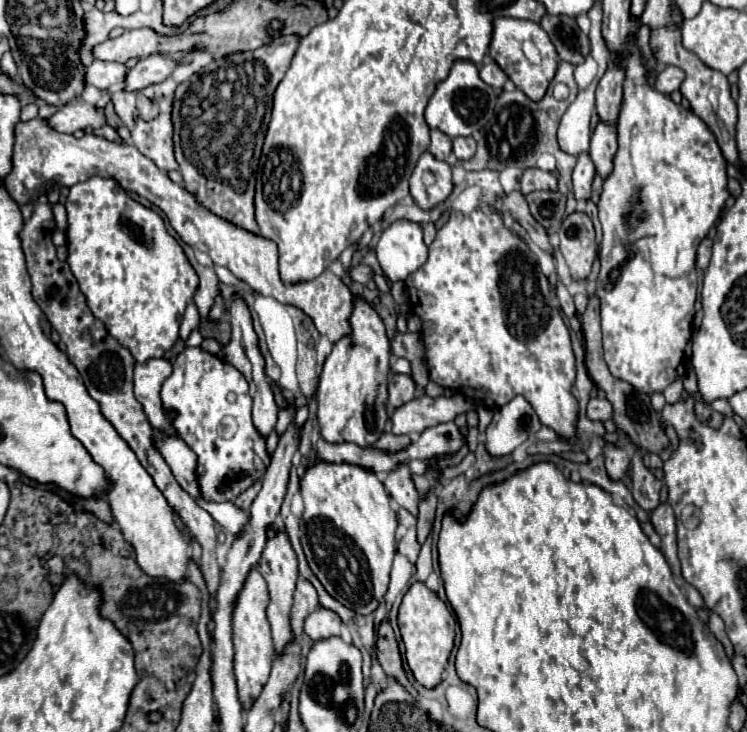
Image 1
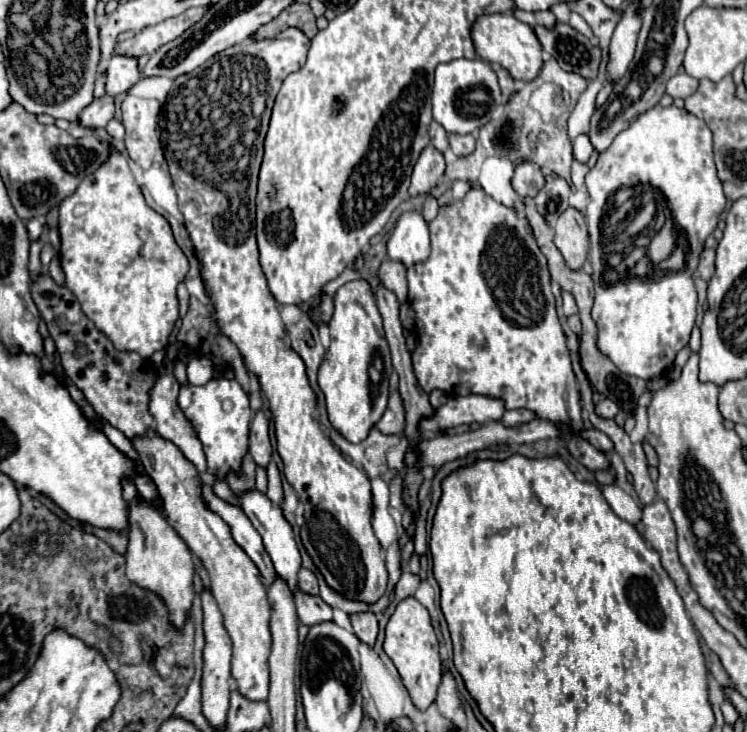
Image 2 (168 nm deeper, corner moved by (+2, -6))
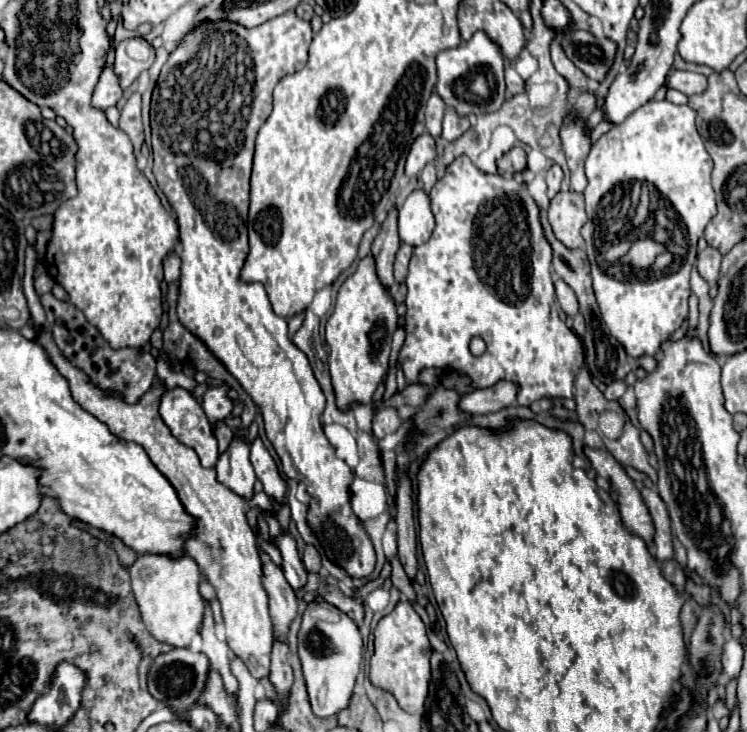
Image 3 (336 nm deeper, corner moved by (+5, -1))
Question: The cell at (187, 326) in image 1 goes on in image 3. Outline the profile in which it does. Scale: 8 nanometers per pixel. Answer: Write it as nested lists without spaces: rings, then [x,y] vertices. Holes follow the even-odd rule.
[[[172,252],[166,260],[164,260],[164,280],[168,282],[168,284],[172,284],[172,282],[178,282],[178,276],[180,276],[180,258]]]

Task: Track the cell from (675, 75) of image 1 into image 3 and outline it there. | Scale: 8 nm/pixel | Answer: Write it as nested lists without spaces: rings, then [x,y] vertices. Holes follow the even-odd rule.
[[[672,70],[668,74],[668,88],[674,88],[686,96],[702,94],[706,90],[706,76],[688,70]]]

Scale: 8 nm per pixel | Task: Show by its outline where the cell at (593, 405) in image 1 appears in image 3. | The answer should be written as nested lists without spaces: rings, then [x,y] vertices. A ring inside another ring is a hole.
[[[612,382],[606,390],[604,390],[604,396],[606,400],[618,400],[626,390],[626,384],[624,382]]]

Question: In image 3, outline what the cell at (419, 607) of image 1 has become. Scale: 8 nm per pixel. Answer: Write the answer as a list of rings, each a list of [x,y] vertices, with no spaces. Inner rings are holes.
[[[400,600],[374,630],[374,654],[370,660],[372,684],[392,692],[406,712],[422,712],[430,684],[430,652],[432,646],[420,614],[408,600]]]

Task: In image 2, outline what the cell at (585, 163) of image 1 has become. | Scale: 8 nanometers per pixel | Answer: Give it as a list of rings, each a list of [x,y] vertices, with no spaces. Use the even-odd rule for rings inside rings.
[[[577,135],[573,139],[573,155],[581,161],[581,163],[587,163],[589,157],[593,153],[593,145],[589,141],[589,135]]]

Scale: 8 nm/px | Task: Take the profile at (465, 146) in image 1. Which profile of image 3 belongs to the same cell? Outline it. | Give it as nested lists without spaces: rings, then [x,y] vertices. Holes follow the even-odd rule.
[[[446,110],[446,116],[444,116],[444,132],[442,132],[442,138],[446,138],[448,142],[454,142],[458,136],[462,136],[466,130],[470,128],[470,122],[468,118],[464,116],[458,116],[454,110]]]

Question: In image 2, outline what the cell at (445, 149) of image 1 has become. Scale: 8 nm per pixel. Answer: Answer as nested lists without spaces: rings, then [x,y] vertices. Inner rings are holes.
[[[431,121],[431,125],[429,125],[429,137],[431,137],[431,143],[433,143],[439,151],[445,151],[445,149],[449,147],[447,131],[445,131],[437,121]]]

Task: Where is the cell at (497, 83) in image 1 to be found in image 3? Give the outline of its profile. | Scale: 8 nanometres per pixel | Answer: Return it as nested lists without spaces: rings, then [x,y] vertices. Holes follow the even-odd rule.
[[[506,64],[506,90],[510,94],[520,94],[524,90],[524,80],[518,76],[512,64]]]

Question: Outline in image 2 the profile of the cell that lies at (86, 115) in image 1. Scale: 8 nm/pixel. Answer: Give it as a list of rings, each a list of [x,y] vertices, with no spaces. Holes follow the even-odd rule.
[[[103,95],[95,99],[89,107],[85,107],[79,115],[83,127],[105,127],[115,115],[115,101],[111,95]]]

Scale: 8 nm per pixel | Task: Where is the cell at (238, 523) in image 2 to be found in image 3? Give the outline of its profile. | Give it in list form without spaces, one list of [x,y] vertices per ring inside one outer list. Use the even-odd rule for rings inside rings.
[[[260,550],[258,554],[262,562],[262,574],[264,574],[262,584],[270,598],[270,616],[272,616],[274,632],[278,634],[280,640],[286,640],[288,626],[298,612],[298,598],[294,590],[286,584],[282,570],[272,562],[270,554],[266,554],[264,550]]]

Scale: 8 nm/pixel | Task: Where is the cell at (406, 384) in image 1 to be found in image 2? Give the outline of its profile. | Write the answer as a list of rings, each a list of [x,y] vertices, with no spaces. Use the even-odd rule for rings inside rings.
[[[399,393],[389,397],[389,405],[387,411],[383,413],[383,417],[377,423],[377,429],[383,435],[401,435],[405,427],[405,411],[403,411],[403,401],[399,397]]]

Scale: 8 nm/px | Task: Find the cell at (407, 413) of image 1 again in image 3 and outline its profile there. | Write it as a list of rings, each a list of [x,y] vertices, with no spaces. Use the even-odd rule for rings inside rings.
[[[498,382],[484,390],[472,390],[460,396],[458,410],[468,414],[488,414],[498,412],[516,402],[516,384],[512,382]]]

